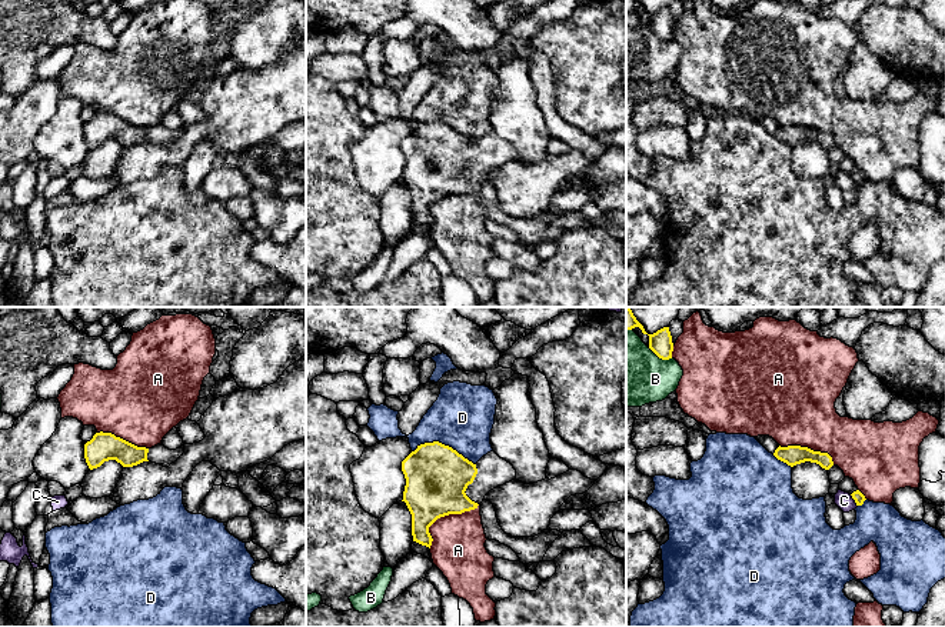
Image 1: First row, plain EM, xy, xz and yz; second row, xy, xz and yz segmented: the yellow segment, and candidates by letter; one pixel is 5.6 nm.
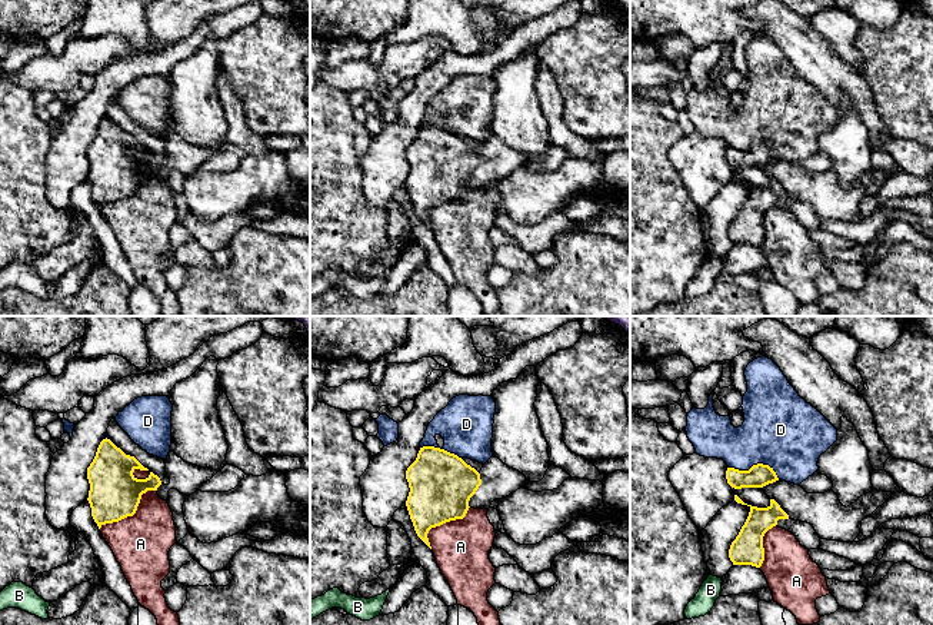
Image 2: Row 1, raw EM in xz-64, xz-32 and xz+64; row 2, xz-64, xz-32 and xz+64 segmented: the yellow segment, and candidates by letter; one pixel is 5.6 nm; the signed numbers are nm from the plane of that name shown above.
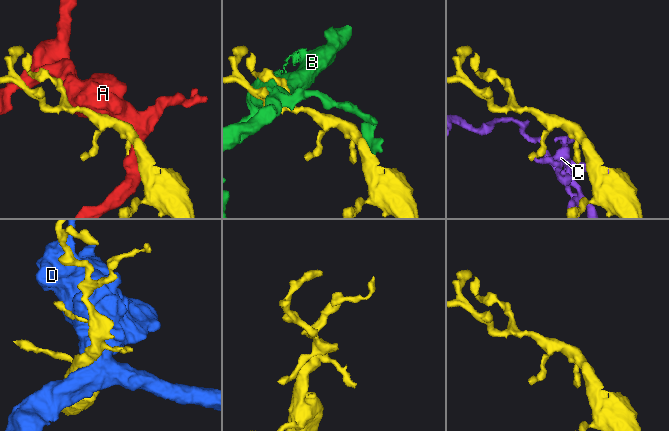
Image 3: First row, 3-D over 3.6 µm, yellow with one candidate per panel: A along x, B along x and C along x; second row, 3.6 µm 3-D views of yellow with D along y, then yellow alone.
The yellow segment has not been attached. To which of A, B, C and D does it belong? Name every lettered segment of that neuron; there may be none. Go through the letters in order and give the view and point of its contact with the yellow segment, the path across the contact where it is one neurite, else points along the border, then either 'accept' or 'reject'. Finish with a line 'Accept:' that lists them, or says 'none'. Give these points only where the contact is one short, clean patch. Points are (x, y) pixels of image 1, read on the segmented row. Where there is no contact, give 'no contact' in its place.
A: meets yellow in xz at (443, 516); reject
B: meets yellow in yz at (659, 357); reject
C: meets yellow in yz at (854, 499); border along yz (849, 494), (857, 506); reject
D: meets yellow in xz at (443, 444); reject
Accept: none

